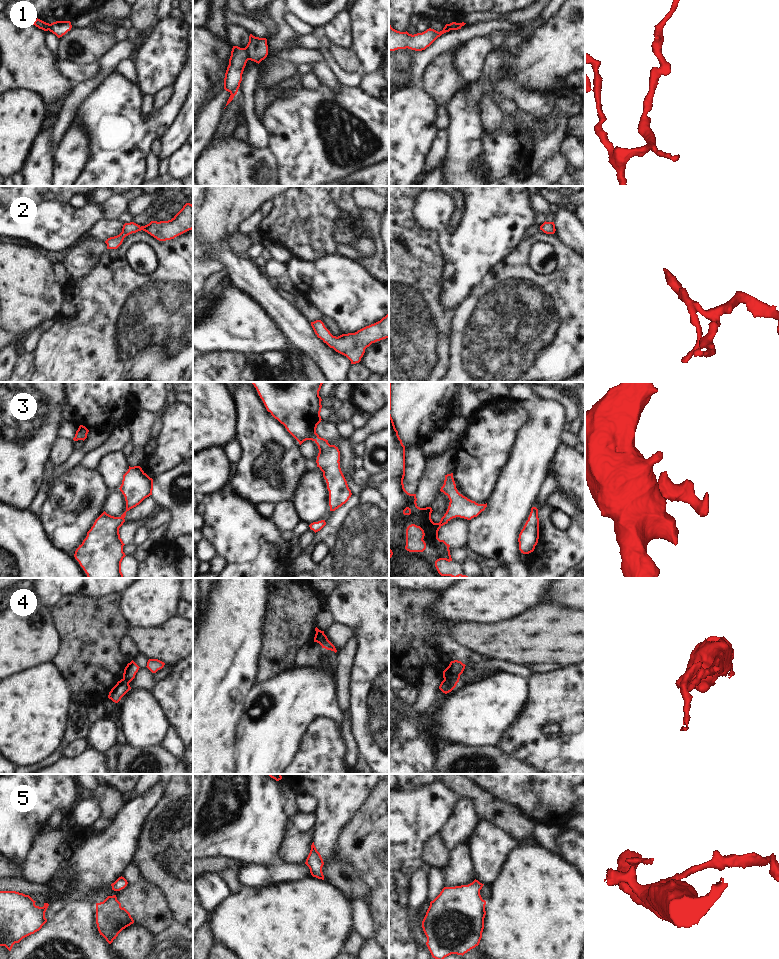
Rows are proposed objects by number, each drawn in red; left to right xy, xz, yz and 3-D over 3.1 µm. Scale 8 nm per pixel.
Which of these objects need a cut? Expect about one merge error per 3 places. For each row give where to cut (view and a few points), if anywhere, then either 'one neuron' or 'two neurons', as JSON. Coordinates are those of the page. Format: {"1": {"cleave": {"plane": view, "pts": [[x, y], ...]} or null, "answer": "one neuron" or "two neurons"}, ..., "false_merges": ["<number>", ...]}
{"1": {"cleave": {"plane": "xz", "pts": [[244, 48], [249, 59]]}, "answer": "two neurons"}, "2": {"cleave": null, "answer": "one neuron"}, "3": {"cleave": null, "answer": "one neuron"}, "4": {"cleave": {"plane": "yz", "pts": [[444, 679], [456, 684]]}, "answer": "two neurons"}, "5": {"cleave": null, "answer": "one neuron"}, "false_merges": ["1", "4"]}

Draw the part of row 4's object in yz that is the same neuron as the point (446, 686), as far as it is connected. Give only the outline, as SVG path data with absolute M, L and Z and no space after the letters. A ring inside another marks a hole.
M443 680L439 686L439 689L447 694L449 692L451 692L455 687L456 687L456 683L453 683L453 682L450 682L450 681L446 681L446 680Z

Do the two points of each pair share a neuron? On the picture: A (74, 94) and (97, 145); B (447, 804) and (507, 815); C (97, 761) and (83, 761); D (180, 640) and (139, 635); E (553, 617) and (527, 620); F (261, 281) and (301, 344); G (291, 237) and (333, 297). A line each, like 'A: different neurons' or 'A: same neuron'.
A: different neurons
B: different neurons
C: same neuron
D: same neuron
E: same neuron
F: same neuron
G: different neurons

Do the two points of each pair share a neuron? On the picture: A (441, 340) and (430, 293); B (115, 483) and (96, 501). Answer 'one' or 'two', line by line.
A: one
B: two

